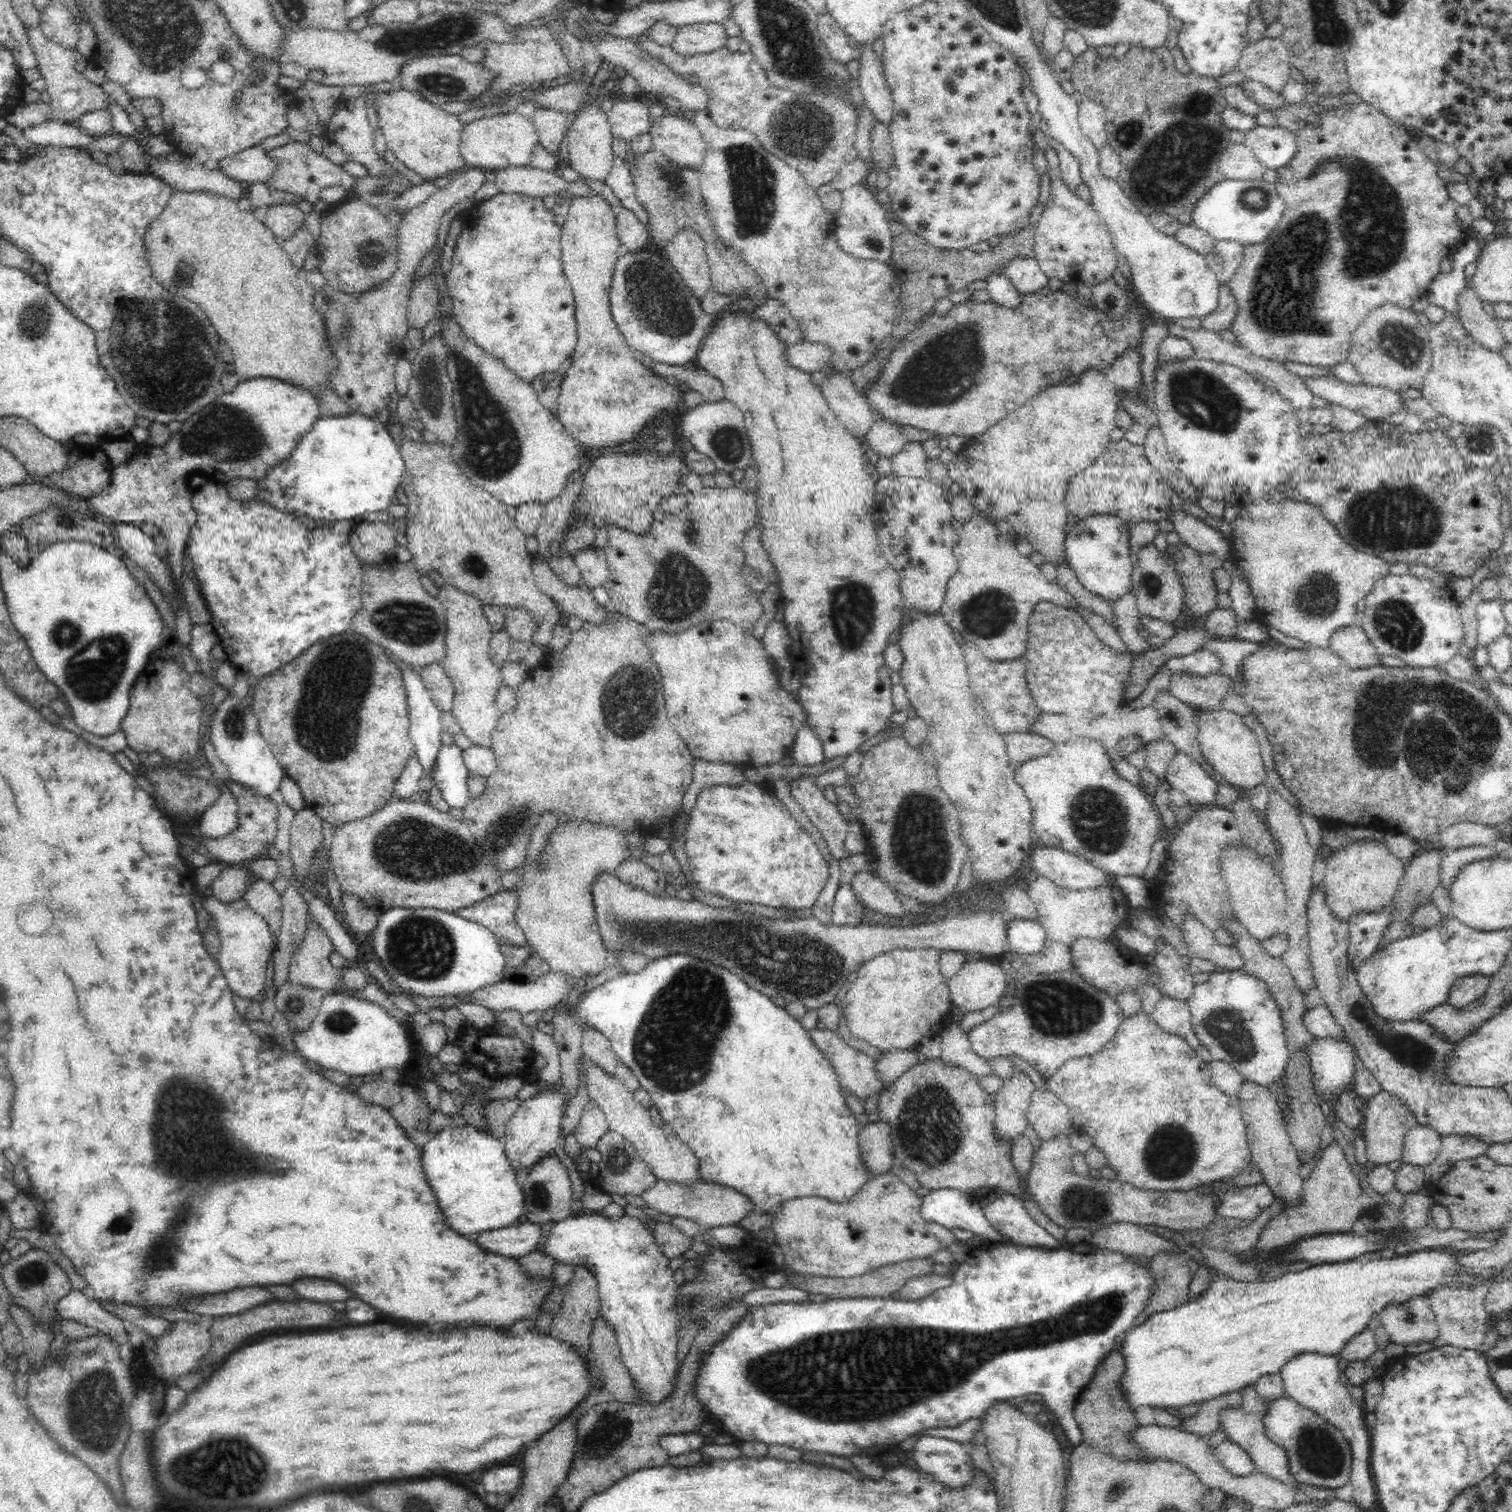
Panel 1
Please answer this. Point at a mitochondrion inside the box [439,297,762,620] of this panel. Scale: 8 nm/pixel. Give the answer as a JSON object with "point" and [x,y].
{"point":[492,449]}

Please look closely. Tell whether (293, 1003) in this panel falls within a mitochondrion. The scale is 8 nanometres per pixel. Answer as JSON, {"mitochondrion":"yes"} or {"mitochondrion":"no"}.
{"mitochondrion":"yes"}

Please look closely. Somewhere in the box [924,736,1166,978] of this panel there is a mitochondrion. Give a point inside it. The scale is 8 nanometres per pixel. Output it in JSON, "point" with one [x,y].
{"point":[1098,818]}

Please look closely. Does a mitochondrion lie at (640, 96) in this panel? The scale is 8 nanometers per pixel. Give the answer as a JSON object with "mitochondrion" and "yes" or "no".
{"mitochondrion":"no"}

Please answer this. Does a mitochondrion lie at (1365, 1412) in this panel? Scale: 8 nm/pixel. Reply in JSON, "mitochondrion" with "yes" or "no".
{"mitochondrion":"no"}

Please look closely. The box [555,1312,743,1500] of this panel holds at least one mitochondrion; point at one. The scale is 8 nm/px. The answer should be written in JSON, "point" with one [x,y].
{"point":[616,1423]}

